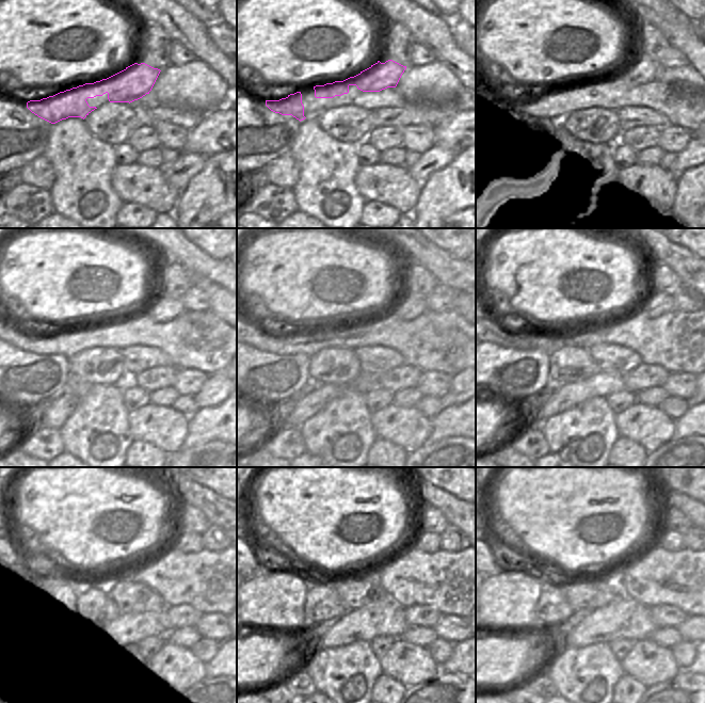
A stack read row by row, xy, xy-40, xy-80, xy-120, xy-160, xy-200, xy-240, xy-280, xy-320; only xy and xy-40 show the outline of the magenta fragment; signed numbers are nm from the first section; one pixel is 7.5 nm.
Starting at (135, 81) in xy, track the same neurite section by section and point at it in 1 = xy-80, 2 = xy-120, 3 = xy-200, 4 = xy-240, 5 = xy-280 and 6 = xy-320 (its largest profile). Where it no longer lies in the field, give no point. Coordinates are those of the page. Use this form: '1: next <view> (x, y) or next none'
1: next xy-80 (636, 74)
2: next xy-120 (163, 308)
3: next xy-200 (654, 306)
4: next xy-240 (185, 542)
5: next xy-280 (427, 542)
6: next xy-320 (671, 541)

